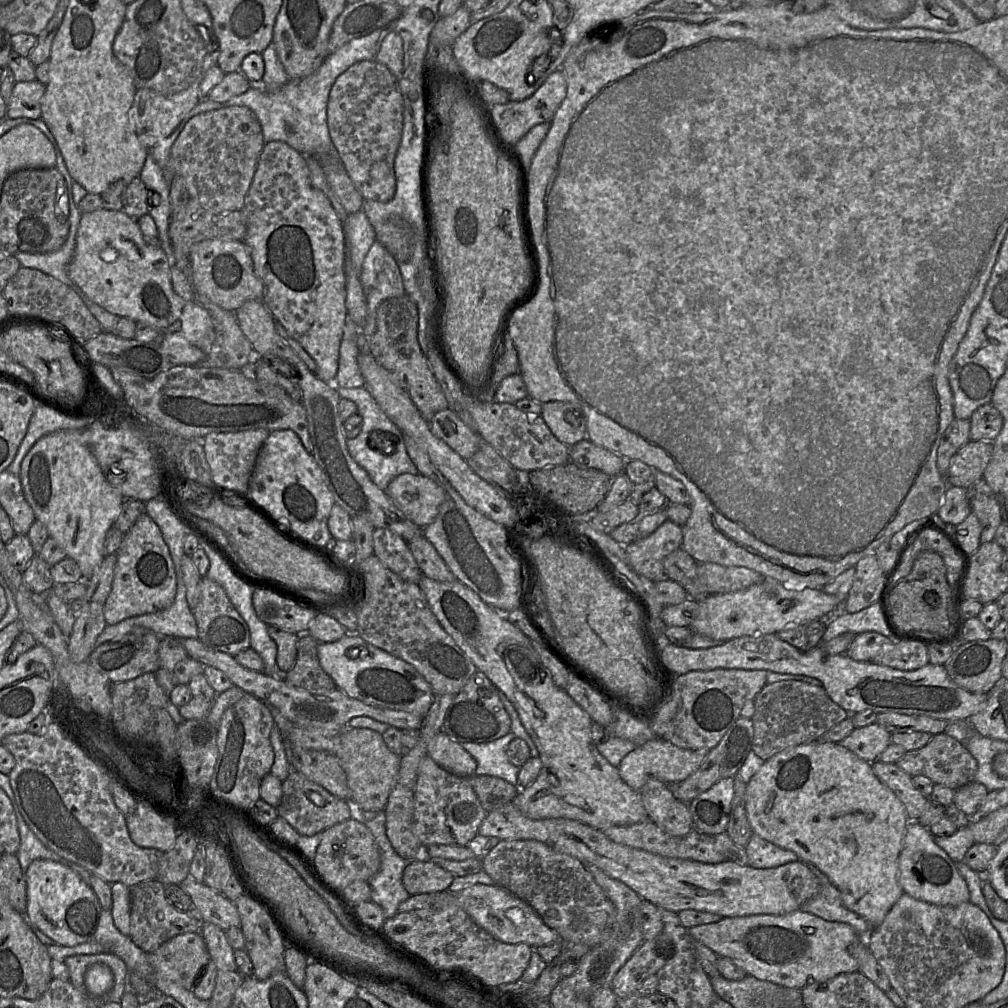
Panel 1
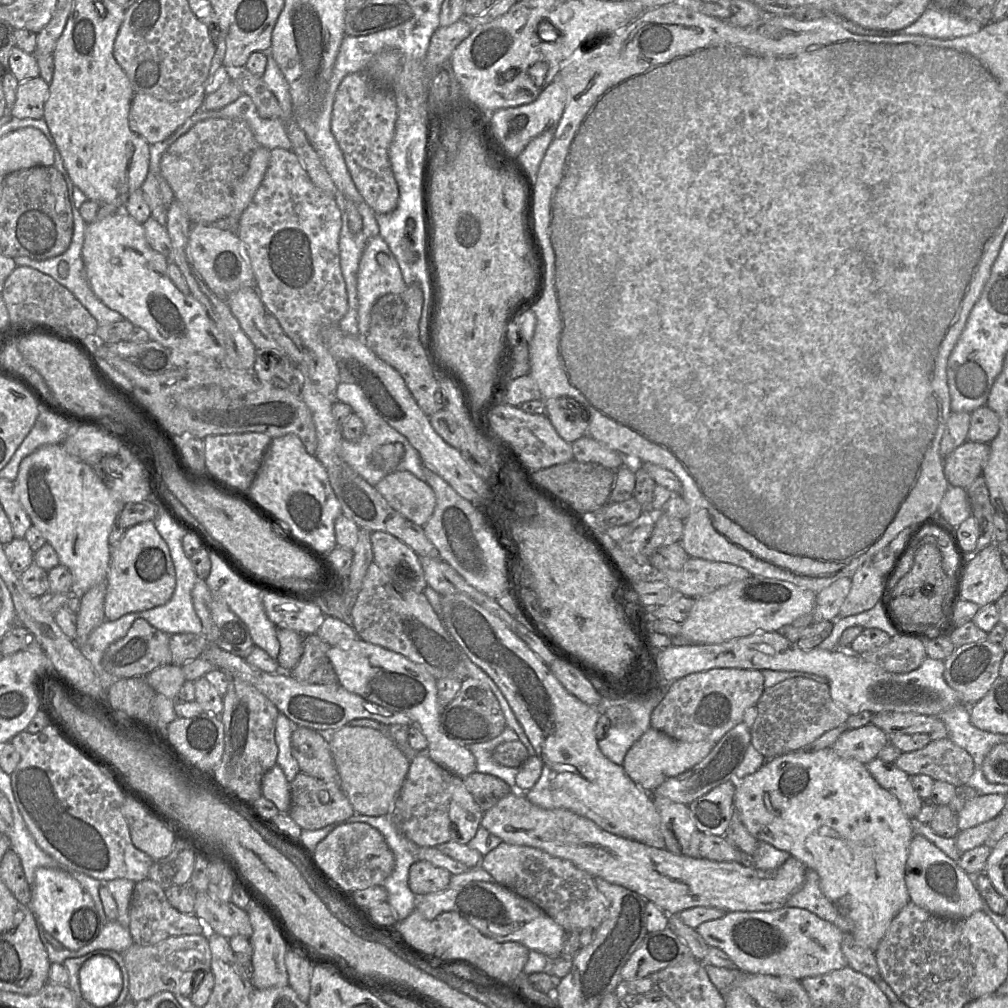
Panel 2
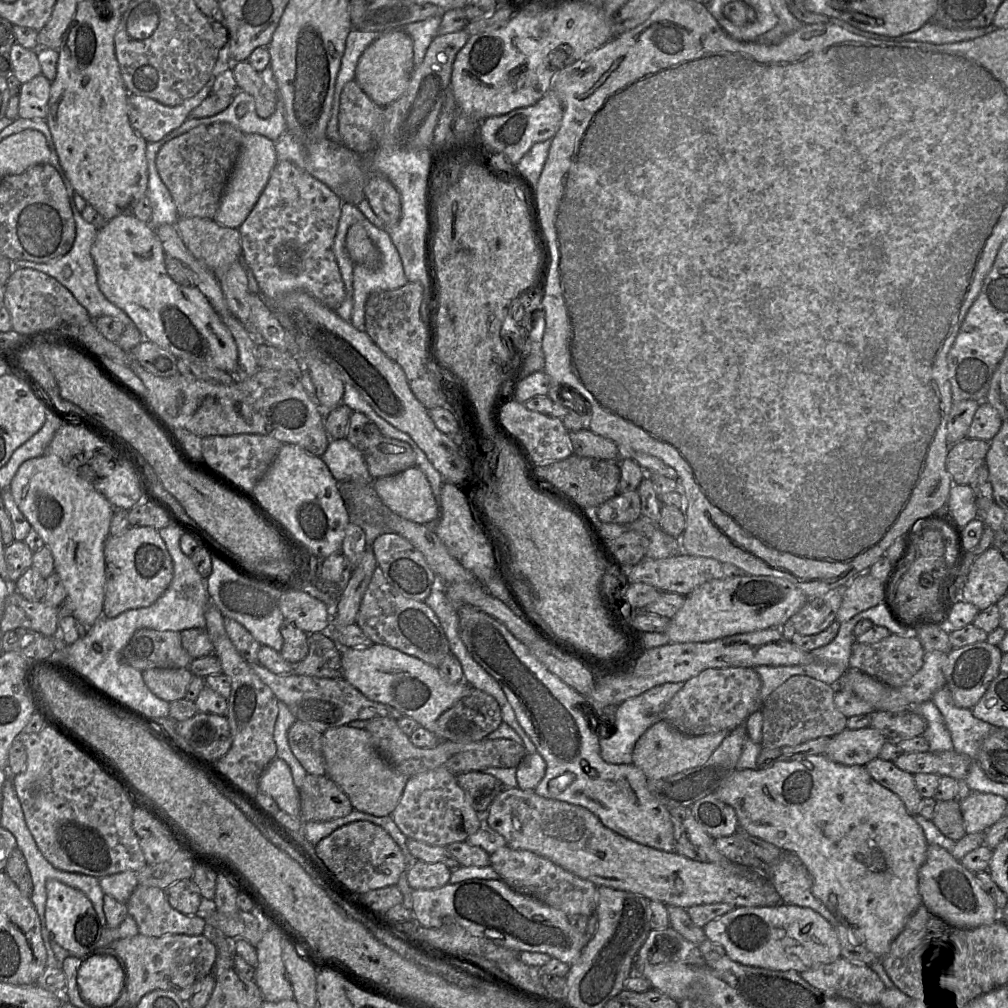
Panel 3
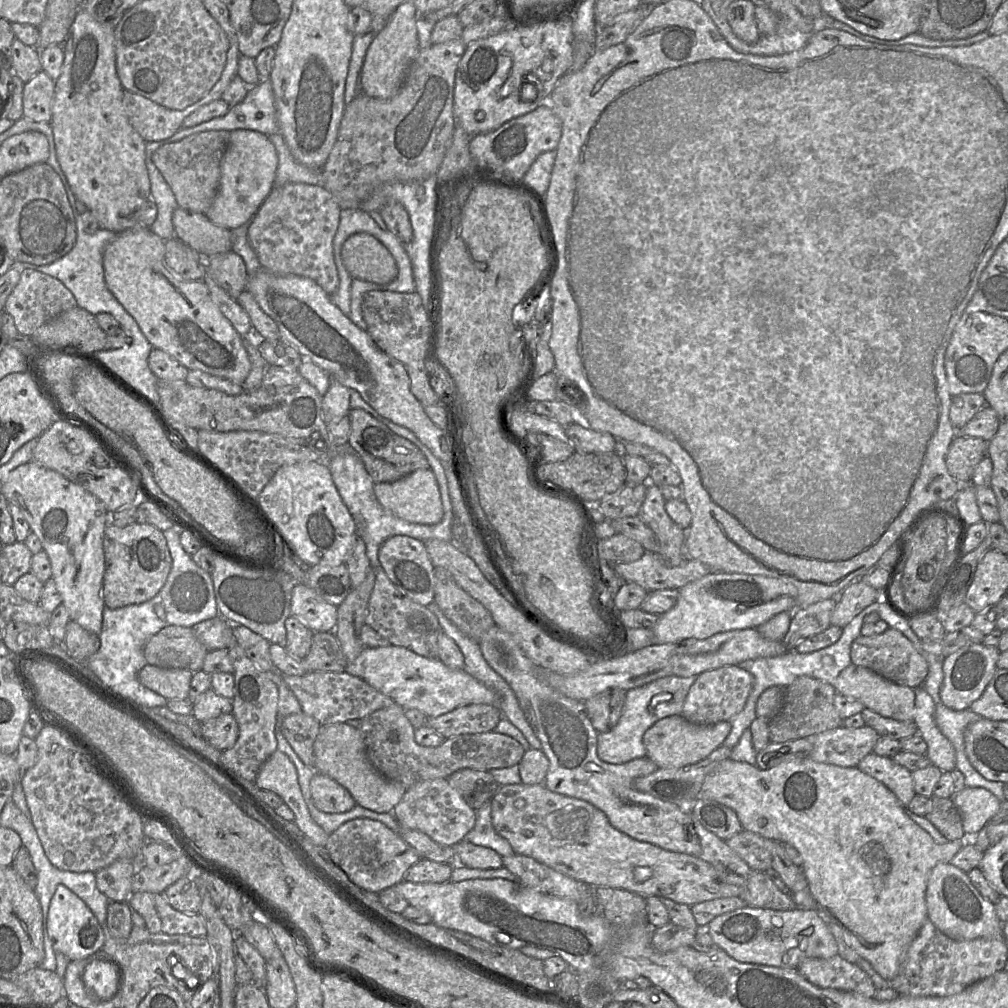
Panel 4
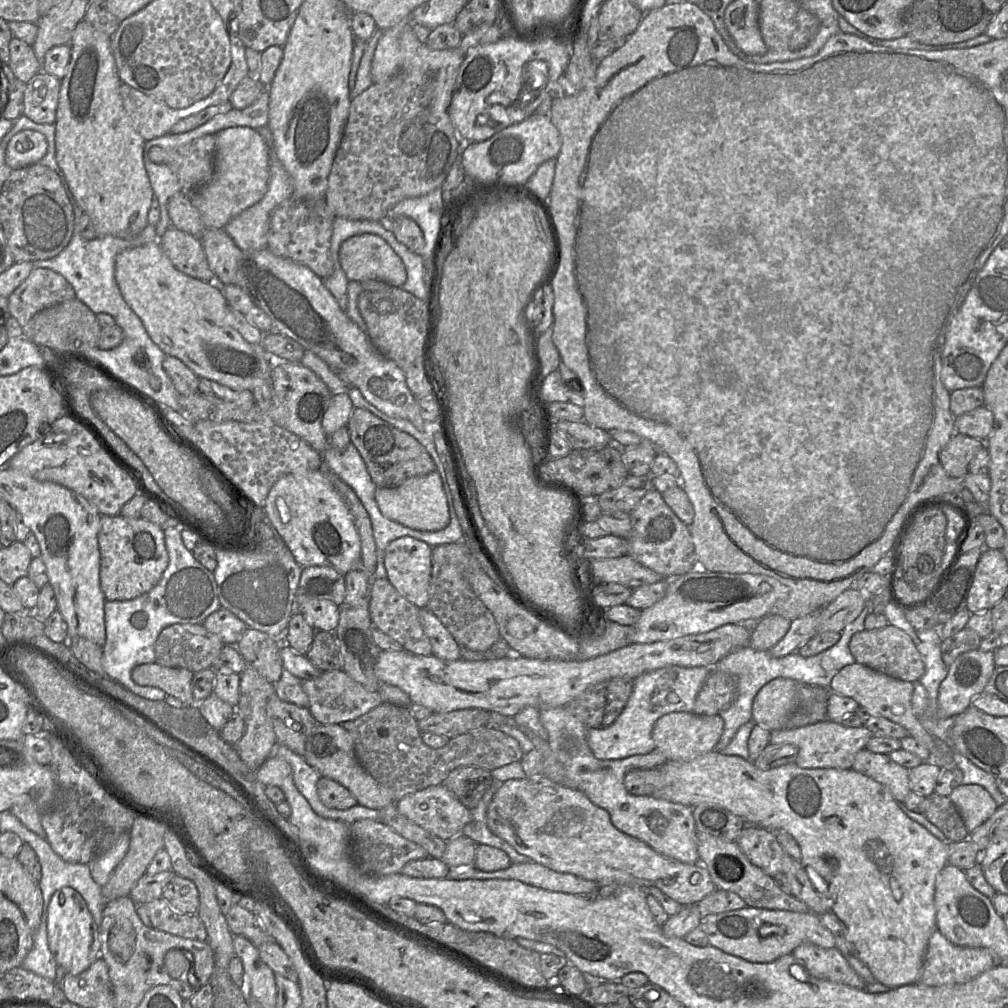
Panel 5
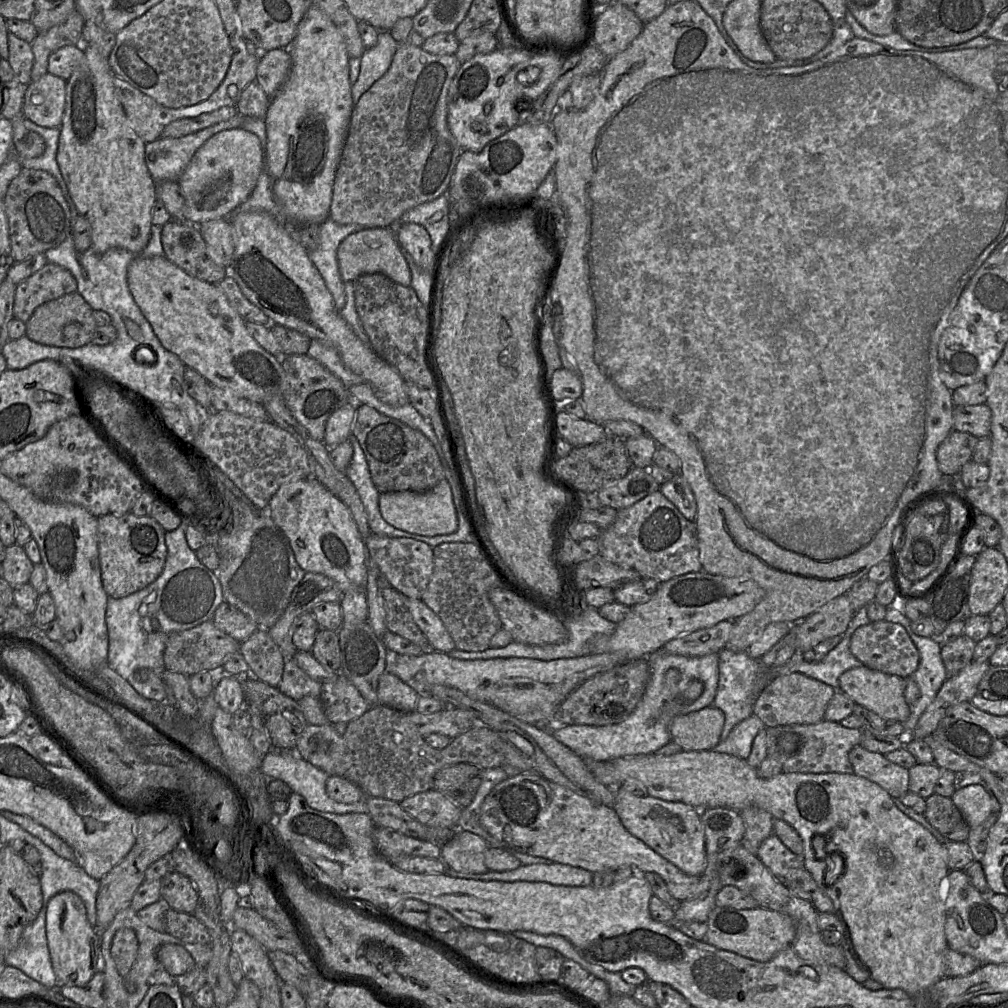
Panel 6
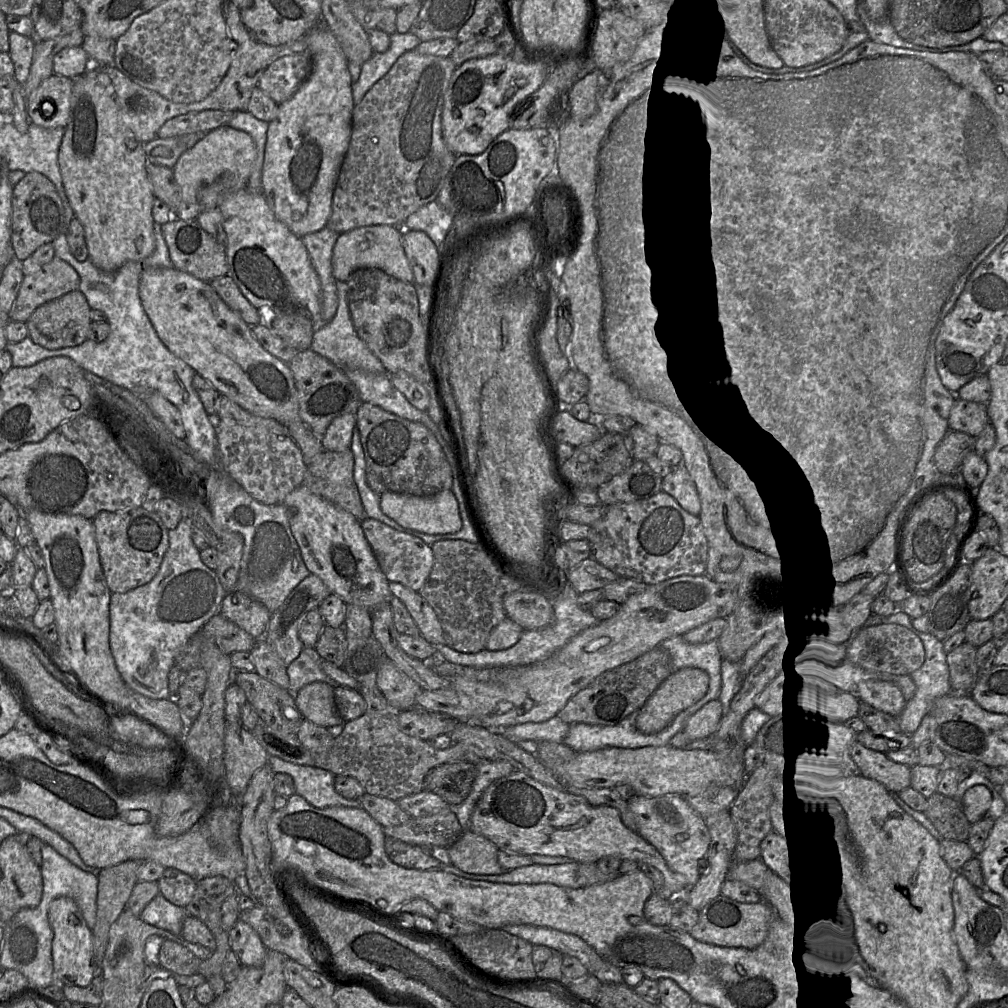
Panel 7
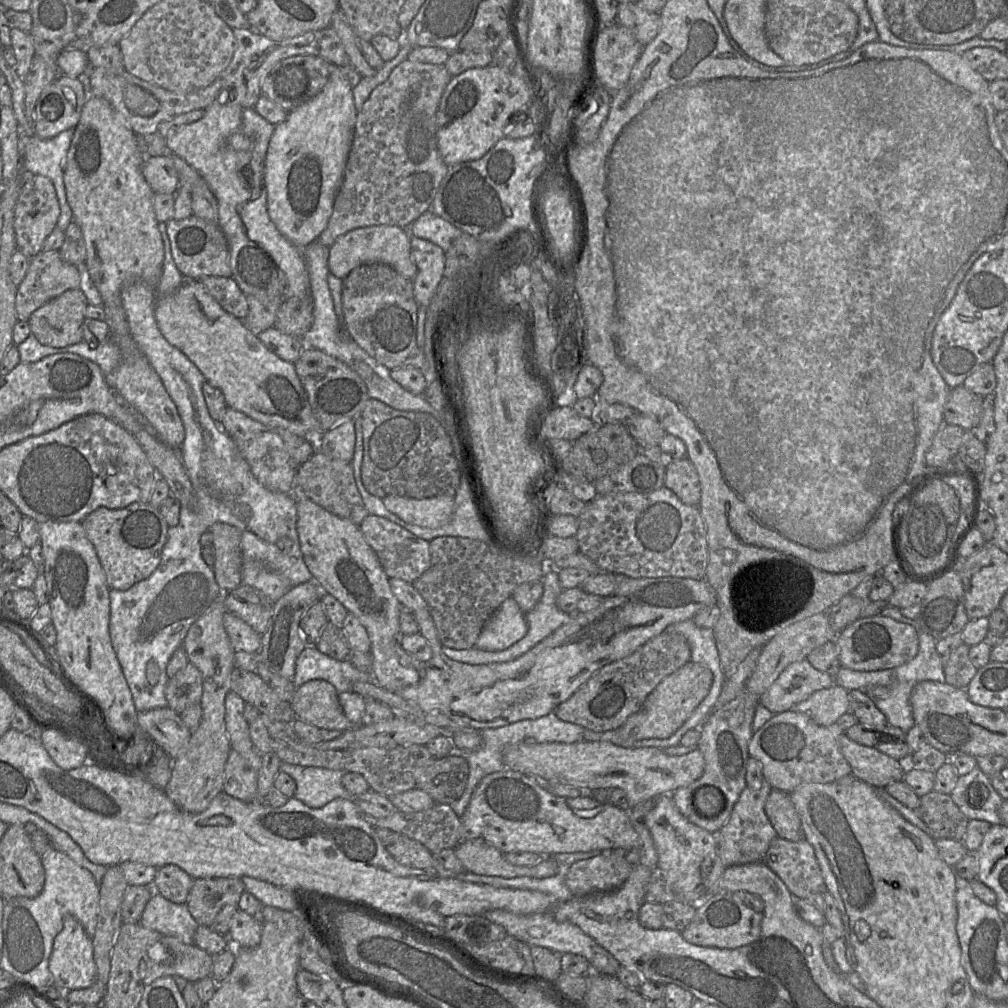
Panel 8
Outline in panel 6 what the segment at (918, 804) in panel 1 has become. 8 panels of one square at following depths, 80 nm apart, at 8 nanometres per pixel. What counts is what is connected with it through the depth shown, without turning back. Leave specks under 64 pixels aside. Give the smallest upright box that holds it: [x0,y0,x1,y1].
[849,745,909,799]

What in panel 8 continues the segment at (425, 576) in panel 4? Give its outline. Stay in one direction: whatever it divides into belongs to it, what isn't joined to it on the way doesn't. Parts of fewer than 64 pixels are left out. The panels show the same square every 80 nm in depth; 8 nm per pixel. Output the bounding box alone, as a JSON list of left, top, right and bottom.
[360,514,431,583]

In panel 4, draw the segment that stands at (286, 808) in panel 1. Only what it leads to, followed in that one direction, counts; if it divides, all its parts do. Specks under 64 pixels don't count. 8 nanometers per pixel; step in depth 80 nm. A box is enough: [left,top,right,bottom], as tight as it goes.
[310,772,356,813]

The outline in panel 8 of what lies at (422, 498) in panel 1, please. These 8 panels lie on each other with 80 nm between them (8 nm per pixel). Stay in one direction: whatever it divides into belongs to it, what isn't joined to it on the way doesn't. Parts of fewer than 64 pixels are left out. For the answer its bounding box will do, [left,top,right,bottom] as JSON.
[382,495,455,529]

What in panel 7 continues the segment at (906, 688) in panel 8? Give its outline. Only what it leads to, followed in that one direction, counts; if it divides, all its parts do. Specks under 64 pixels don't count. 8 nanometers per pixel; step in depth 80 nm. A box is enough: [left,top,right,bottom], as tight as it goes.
[896,628,951,735]

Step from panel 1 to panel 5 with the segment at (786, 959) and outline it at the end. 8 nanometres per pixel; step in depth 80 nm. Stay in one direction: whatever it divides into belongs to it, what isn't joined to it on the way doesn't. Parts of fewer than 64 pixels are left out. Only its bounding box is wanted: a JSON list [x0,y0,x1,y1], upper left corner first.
[701,906,837,963]

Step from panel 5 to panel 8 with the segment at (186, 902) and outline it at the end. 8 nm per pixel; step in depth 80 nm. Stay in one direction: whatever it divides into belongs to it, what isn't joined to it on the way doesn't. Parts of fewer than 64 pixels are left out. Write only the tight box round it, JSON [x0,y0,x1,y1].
[152,864,194,904]

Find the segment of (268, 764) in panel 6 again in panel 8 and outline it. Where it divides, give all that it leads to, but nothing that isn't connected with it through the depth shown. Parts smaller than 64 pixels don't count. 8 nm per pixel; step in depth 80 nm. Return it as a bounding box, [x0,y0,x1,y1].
[280,763,352,809]

